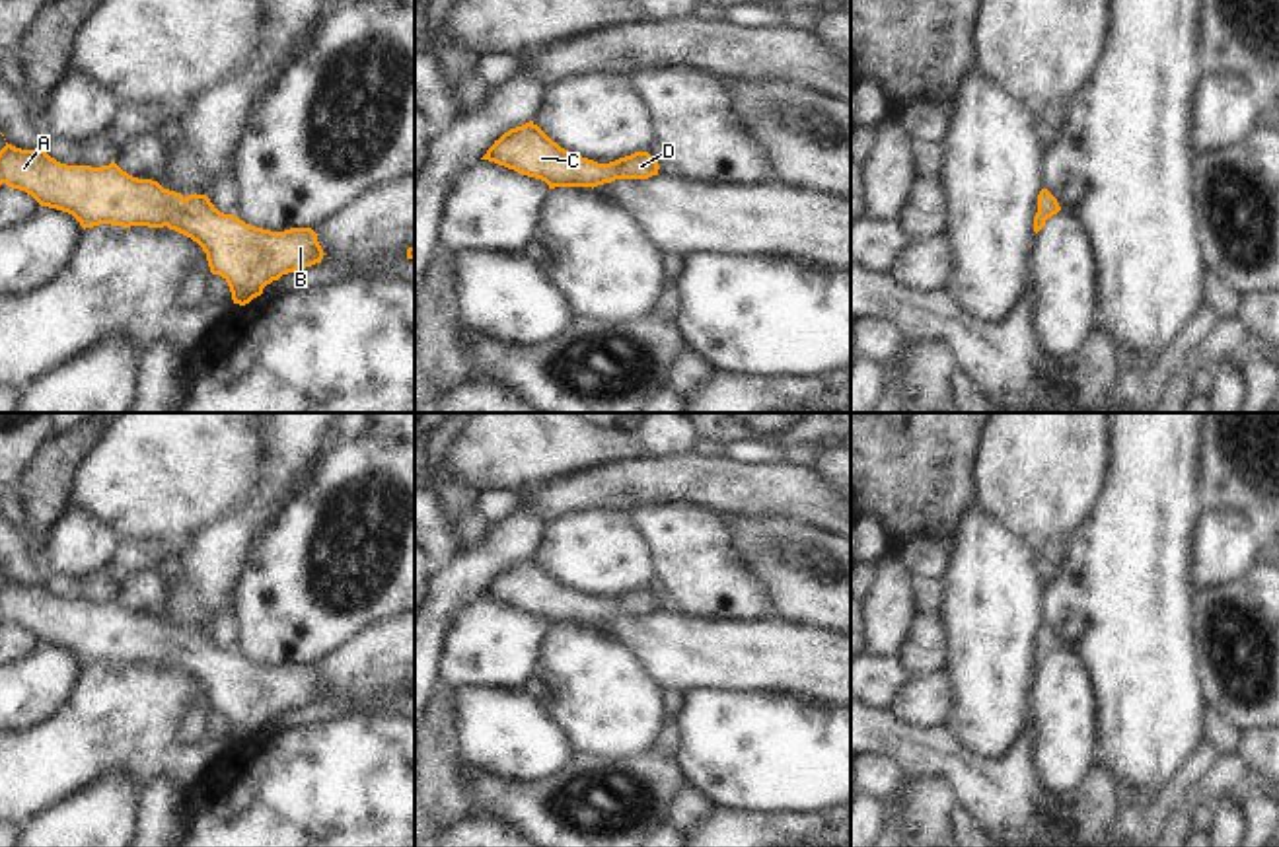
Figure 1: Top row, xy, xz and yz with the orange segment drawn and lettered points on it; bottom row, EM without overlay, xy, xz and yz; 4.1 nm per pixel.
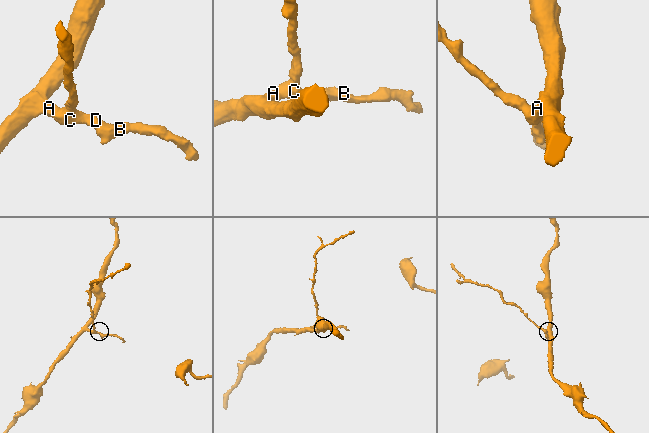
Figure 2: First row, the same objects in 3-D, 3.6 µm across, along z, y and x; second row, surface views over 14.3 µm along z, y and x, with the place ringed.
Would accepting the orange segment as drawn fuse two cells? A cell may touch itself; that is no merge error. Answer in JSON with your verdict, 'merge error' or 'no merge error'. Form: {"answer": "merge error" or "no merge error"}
{"answer": "no merge error"}

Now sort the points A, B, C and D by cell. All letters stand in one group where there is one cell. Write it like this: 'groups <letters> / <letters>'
groups A B C D

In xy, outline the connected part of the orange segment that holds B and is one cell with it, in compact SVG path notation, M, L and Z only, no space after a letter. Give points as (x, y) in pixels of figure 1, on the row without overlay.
M6 578L0 586L2 619L25 627L41 643L72 650L84 666L99 660L167 662L191 674L239 742L261 732L282 711L321 699L325 691L311 664L255 664L220 648L206 631L183 633L158 617L128 611L115 598L101 604L66 602L43 582L21 586Z

